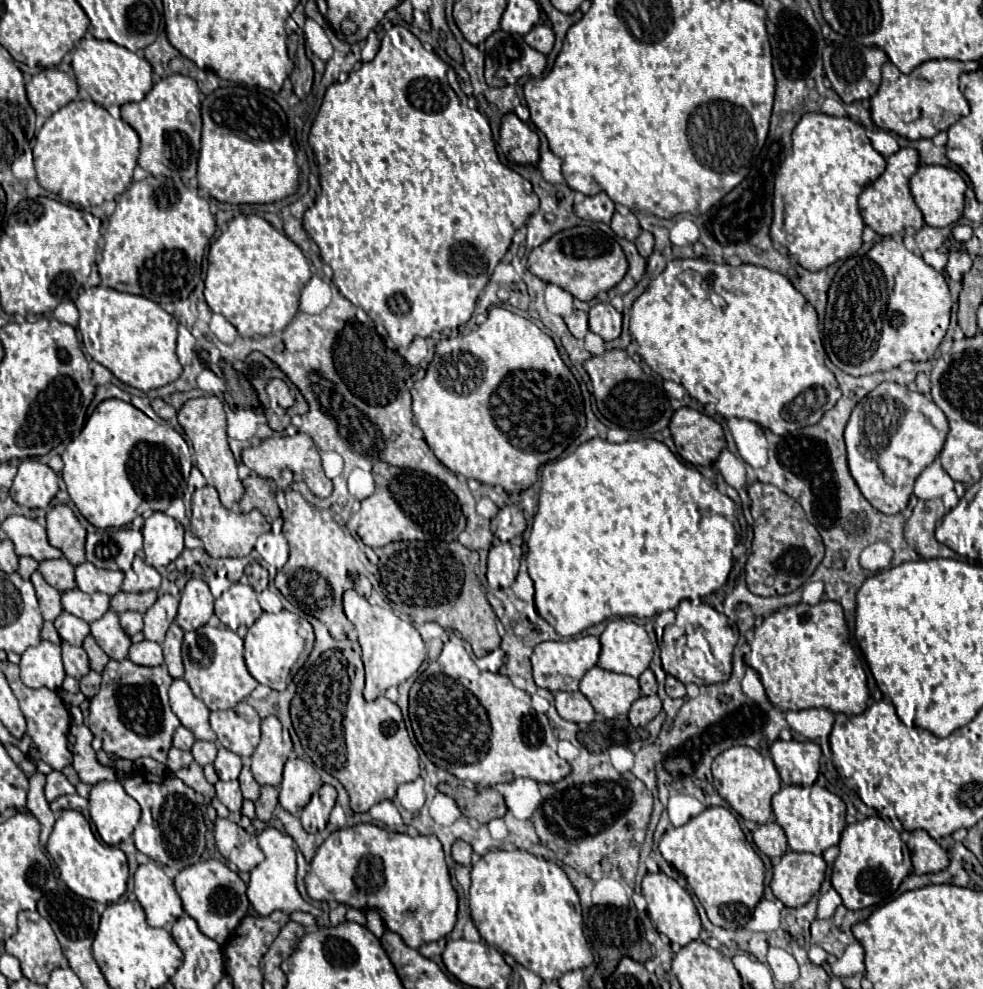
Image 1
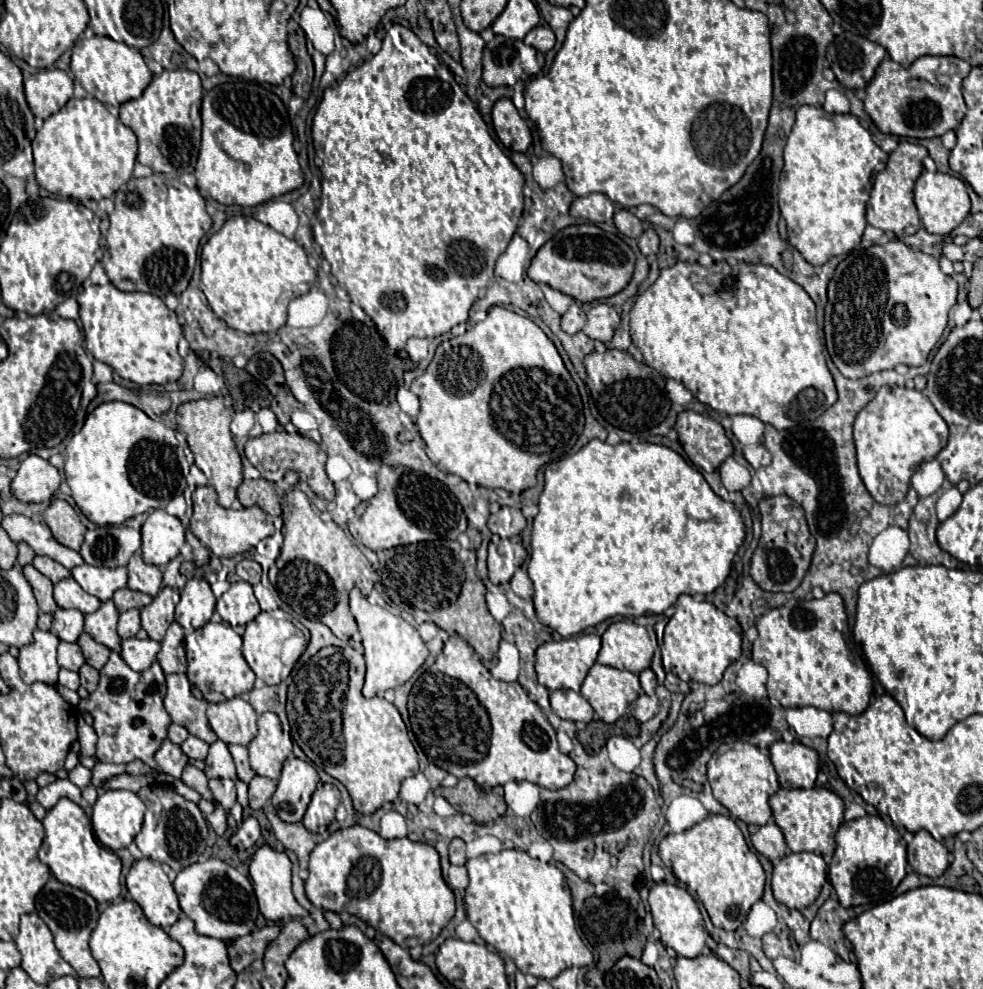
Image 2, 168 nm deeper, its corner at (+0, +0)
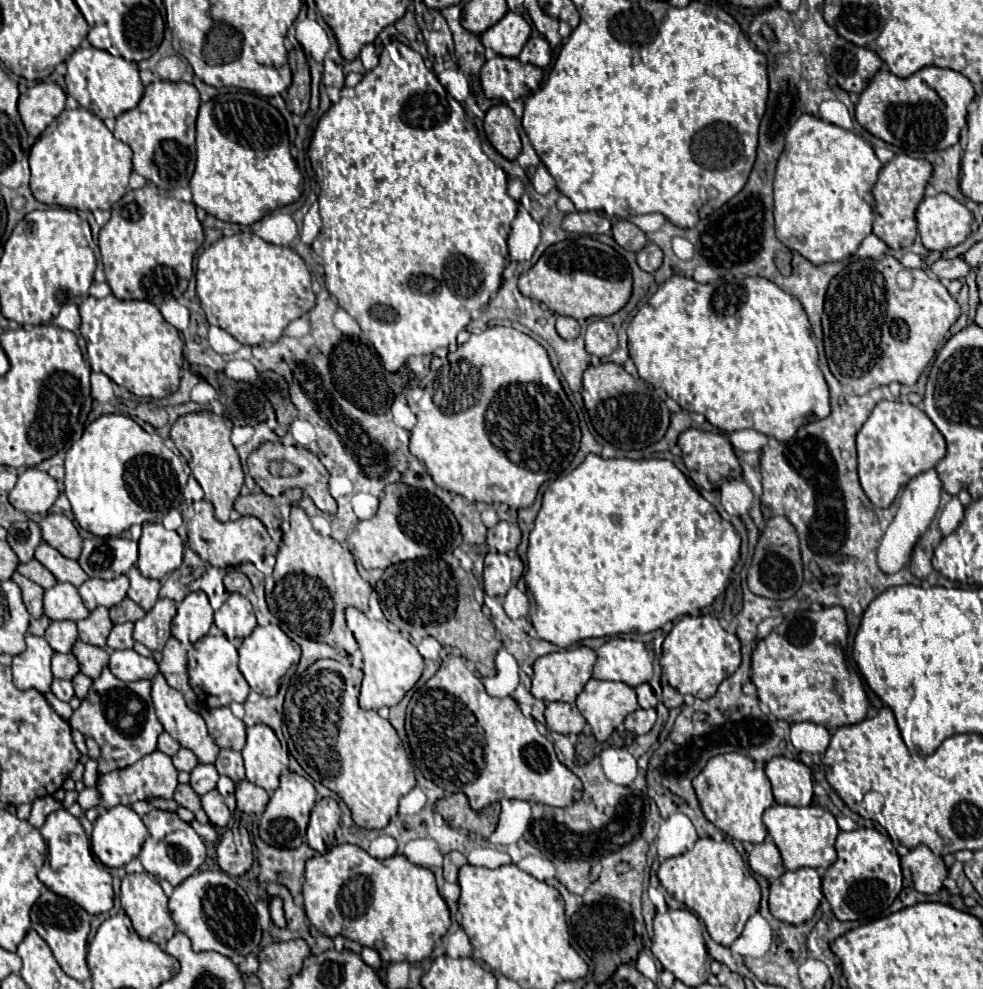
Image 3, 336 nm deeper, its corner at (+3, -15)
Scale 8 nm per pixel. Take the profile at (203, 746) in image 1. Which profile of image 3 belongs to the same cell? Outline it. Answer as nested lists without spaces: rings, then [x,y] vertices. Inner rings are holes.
[[[181,748],[175,756],[173,756],[173,766],[177,770],[185,770],[185,772],[191,772],[195,766],[197,766],[197,758],[191,750],[187,748]]]

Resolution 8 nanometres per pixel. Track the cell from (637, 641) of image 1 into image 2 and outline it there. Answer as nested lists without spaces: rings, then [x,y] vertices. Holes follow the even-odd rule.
[[[616,621],[602,635],[602,649],[598,653],[598,663],[626,669],[634,675],[640,675],[651,665],[656,641],[651,641],[644,627],[632,621]]]

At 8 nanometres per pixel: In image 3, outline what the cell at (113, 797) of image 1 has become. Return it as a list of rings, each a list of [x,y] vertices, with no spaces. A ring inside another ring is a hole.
[[[119,804],[115,808],[103,810],[95,820],[91,848],[101,864],[119,868],[139,856],[145,836],[147,828],[143,820],[129,806]]]

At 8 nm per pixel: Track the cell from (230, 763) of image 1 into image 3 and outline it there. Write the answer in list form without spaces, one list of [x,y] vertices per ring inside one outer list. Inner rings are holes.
[[[199,764],[197,768],[191,770],[191,782],[189,784],[193,786],[193,790],[199,796],[203,796],[203,794],[215,790],[217,778],[219,778],[219,774],[217,774],[213,764]]]

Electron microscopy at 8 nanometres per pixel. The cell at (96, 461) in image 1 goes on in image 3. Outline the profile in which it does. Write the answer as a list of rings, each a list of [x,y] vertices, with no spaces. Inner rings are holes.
[[[103,414],[93,420],[83,436],[71,444],[71,450],[65,456],[65,494],[73,506],[75,520],[79,526],[95,536],[117,536],[129,530],[133,524],[157,522],[171,508],[179,508],[183,502],[177,474],[171,468],[173,452],[163,444],[163,438],[157,434],[145,432],[135,420],[123,414]]]

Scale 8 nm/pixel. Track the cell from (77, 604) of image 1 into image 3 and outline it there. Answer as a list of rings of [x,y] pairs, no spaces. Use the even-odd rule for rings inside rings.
[[[57,582],[53,588],[45,590],[43,596],[43,614],[49,620],[81,620],[89,616],[89,610],[83,606],[83,600],[77,588],[69,582]]]

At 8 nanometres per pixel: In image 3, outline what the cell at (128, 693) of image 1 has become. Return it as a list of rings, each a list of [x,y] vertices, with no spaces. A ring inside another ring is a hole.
[[[105,668],[101,676],[93,680],[87,698],[81,700],[81,706],[73,712],[69,724],[99,744],[101,756],[97,762],[101,774],[131,766],[143,756],[151,754],[157,748],[157,736],[163,732],[151,700],[151,680],[123,682],[115,678],[109,668]]]

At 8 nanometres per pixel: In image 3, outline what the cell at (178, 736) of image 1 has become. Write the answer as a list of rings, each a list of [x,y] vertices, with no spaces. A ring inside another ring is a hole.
[[[163,732],[161,736],[159,736],[159,744],[157,744],[157,750],[161,750],[163,754],[167,754],[167,756],[173,756],[177,750],[179,750],[181,746],[167,734],[167,732]]]

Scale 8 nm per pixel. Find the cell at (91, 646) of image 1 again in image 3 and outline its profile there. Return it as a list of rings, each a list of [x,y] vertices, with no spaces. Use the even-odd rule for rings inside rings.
[[[77,640],[73,644],[73,654],[79,660],[81,672],[87,674],[89,678],[97,678],[101,674],[101,670],[109,664],[109,652],[105,648],[97,648],[91,644],[85,644],[81,640]]]

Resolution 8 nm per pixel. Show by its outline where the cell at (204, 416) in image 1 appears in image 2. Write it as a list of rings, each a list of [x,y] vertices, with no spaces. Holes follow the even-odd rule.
[[[222,397],[188,401],[178,407],[176,413],[178,427],[184,431],[188,447],[194,455],[194,463],[205,474],[208,485],[216,489],[218,503],[230,507],[236,499],[236,489],[242,483],[242,461],[236,451],[230,433],[230,413],[222,403]]]

